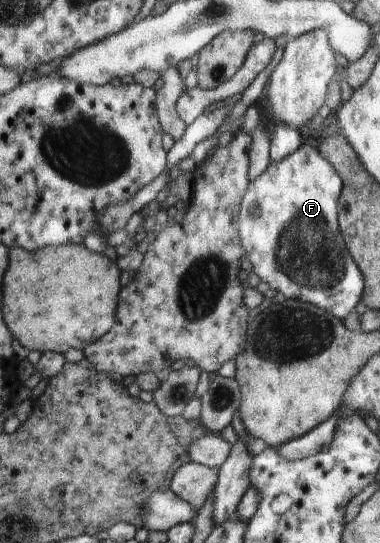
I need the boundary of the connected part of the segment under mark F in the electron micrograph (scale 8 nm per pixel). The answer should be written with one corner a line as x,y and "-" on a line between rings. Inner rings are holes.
301,145
285,159
271,161
271,166
257,179
250,182
247,194
239,212
239,236
252,271
262,282
268,283
285,300
300,300
330,311
332,315
344,319
360,301
364,291
364,277
356,263
352,261
346,243
338,229
336,205
342,193
342,181
335,168
316,148
-
252,207
258,209
258,217
253,217

